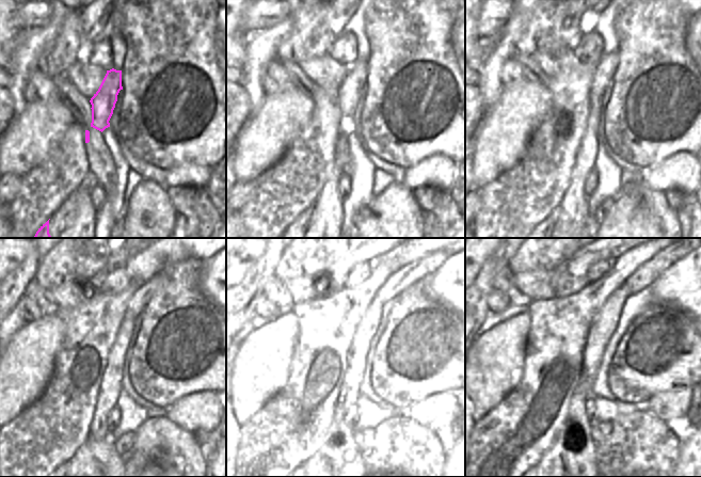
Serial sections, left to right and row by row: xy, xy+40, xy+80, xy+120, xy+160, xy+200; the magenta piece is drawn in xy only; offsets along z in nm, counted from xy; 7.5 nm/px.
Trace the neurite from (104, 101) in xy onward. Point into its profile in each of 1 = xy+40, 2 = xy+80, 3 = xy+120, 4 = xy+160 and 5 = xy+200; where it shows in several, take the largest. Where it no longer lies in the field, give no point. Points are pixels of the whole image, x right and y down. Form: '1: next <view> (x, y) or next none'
1: next xy+40 (353, 82)
2: next xy+80 (606, 66)
3: next xy+120 (142, 296)
4: next xy+160 (421, 261)
5: next xy+200 (646, 274)

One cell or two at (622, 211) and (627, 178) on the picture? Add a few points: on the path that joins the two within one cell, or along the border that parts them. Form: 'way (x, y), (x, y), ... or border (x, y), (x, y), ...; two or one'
border (623, 171), (620, 190); two

